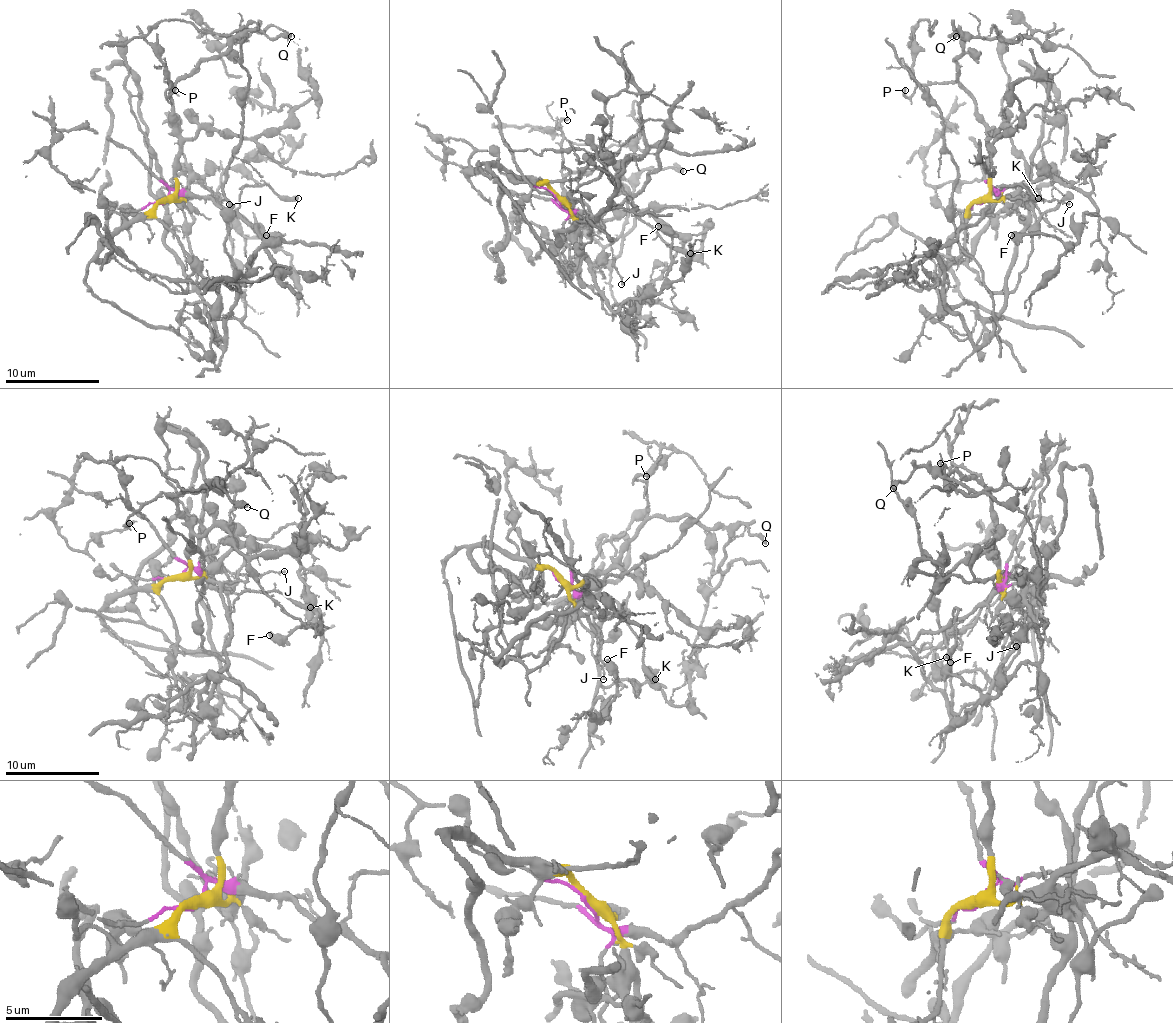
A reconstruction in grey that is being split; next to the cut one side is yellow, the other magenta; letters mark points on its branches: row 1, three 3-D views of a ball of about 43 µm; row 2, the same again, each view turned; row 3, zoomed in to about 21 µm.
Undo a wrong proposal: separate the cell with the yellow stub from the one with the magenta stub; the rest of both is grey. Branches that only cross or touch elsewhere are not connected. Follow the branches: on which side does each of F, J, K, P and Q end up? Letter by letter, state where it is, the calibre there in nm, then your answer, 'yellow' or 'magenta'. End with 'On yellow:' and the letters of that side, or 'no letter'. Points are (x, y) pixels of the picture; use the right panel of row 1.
F: (1011, 235) | 500 nm | yellow
J: (1069, 204) | 150 nm | magenta
K: (1038, 198) | 440 nm | magenta
P: (905, 90) | 200 nm | yellow
Q: (956, 36) | 420 nm | yellow
On yellow: F, P, Q

